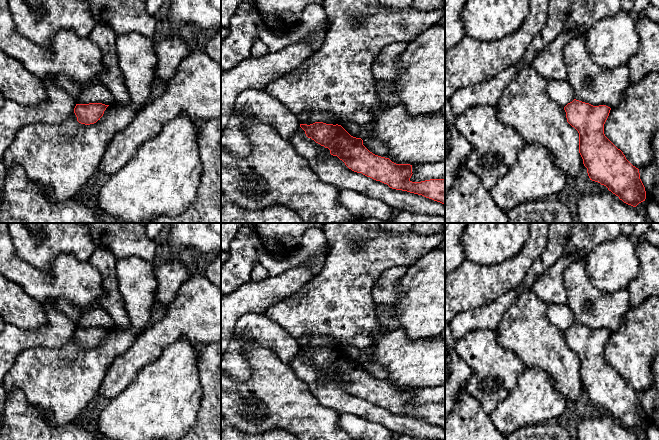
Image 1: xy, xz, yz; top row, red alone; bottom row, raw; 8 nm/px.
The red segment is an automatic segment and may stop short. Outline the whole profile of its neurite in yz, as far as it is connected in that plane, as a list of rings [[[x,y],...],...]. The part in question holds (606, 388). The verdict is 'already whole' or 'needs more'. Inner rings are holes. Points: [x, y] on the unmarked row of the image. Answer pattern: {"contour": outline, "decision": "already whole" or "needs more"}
{"contour": [[[574,323],[564,331],[564,334],[567,346],[579,357],[579,377],[590,404],[606,410],[620,424],[633,431],[645,425],[646,415],[640,403],[639,393],[633,390],[604,358],[604,348],[611,332],[606,329],[593,330]]], "decision": "already whole"}

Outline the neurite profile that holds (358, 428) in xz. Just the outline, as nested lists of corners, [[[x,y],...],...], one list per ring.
[[[354,414],[340,415],[338,424],[354,440],[394,440],[397,436],[382,424]]]

